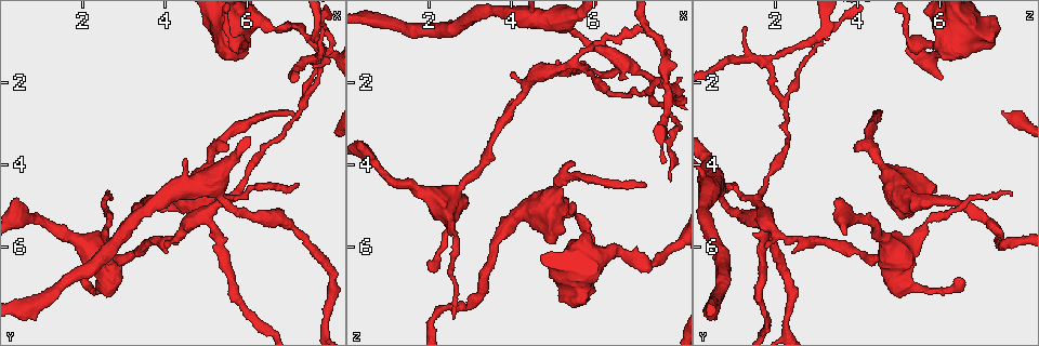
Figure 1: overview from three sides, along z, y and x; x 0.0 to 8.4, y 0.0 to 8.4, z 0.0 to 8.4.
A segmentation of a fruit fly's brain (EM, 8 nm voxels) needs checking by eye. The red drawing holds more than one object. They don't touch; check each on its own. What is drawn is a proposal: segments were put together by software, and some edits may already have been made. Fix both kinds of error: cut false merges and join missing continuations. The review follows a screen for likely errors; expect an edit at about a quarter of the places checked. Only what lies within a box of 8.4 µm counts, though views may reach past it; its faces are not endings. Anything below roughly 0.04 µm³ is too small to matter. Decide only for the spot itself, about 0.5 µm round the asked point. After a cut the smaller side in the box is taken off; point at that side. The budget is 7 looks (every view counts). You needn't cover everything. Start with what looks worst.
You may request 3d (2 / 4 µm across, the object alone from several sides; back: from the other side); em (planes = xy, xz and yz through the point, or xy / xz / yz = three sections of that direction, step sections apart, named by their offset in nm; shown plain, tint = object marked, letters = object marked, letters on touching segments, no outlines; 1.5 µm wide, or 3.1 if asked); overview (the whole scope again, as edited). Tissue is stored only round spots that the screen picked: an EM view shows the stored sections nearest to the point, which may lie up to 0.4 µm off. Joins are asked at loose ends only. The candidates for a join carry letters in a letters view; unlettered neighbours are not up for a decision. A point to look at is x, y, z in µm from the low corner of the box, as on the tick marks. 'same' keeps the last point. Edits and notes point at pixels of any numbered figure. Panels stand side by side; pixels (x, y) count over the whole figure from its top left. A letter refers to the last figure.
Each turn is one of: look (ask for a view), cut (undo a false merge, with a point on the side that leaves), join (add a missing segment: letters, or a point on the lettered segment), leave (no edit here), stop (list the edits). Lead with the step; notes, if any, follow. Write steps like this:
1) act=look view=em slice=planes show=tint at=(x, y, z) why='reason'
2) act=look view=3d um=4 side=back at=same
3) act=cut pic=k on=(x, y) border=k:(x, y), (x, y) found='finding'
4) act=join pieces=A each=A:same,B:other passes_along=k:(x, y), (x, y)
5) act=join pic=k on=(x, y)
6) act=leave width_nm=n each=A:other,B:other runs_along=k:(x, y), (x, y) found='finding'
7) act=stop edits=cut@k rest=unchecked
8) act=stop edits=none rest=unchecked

act=look view=em slice=xy step=4 show=letters at=(7.30, 2.90, 4.55) why='free end'

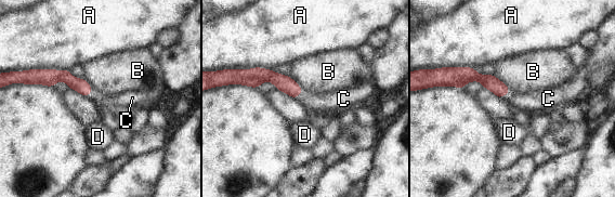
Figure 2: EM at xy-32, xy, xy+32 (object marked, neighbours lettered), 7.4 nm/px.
act=join pieces=C longest_contact=A:300nm each=A:other,B:other,C:same,D:other found='it goes on there'

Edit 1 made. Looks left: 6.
act=look view=overview

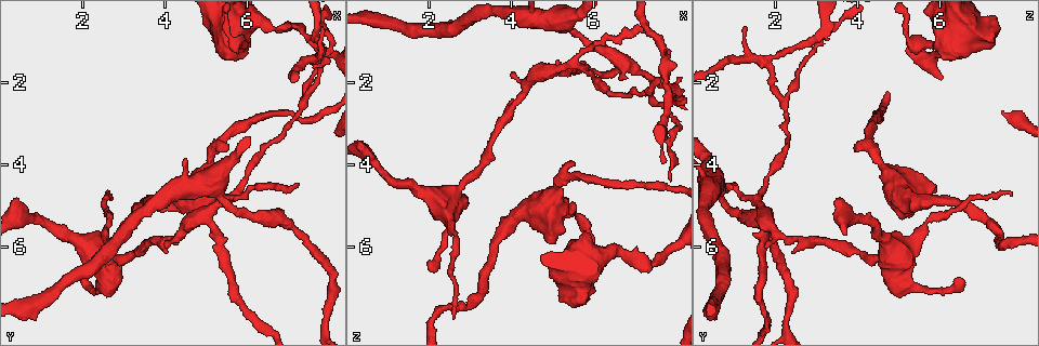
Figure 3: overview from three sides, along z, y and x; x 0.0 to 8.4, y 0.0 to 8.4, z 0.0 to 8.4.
act=look view=em slice=planes show=plain at=(5.50, 3.55, 4.00) why='free end'

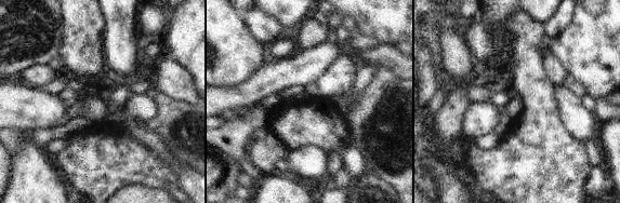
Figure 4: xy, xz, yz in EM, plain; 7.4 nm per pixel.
act=look view=em slice=planes show=letters at=same why='see the neighbours'

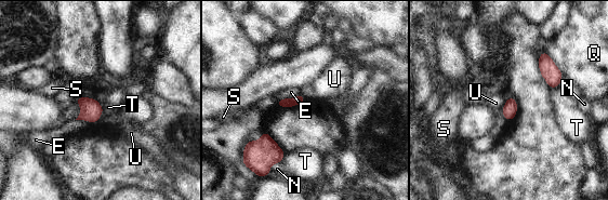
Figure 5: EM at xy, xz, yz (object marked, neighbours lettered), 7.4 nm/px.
act=leave each=E:other,N:other,Q:other,S:other,T:other,U:other border=5:(558, 85), (550, 89) found='no lettered segment goes on from it'

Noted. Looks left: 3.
act=look view=em slice=planes show=letters at=(3.95, 6.05, 1.80) why='thin end'

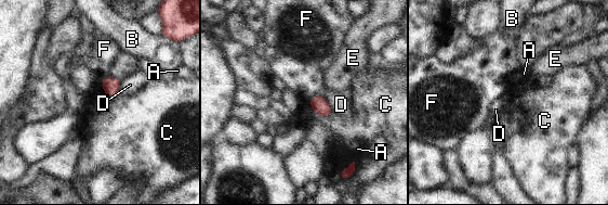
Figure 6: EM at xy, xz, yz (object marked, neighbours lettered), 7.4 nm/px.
act=leave each=A:other,B:other,C:other,D:other,E:other,F:other border=6:(314, 112), (326, 116), (332, 113) found='no lettered segment goes on from it'

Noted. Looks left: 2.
act=stop edits=join@2 rest=unchecked

